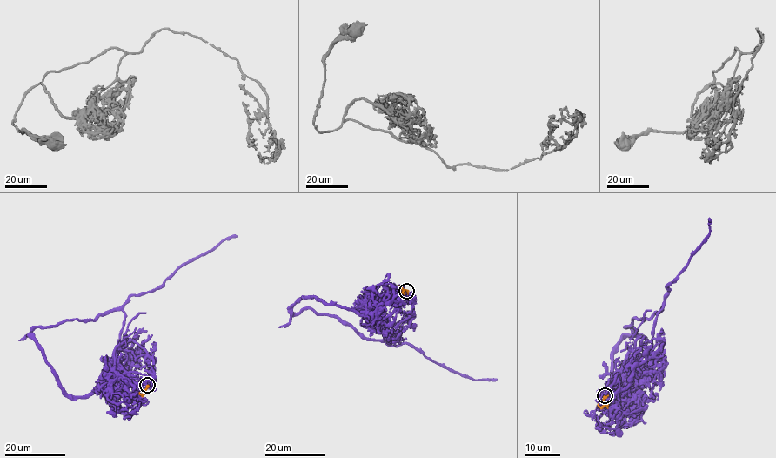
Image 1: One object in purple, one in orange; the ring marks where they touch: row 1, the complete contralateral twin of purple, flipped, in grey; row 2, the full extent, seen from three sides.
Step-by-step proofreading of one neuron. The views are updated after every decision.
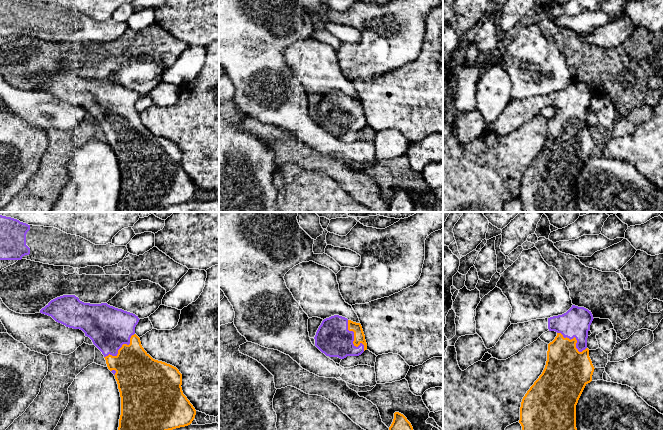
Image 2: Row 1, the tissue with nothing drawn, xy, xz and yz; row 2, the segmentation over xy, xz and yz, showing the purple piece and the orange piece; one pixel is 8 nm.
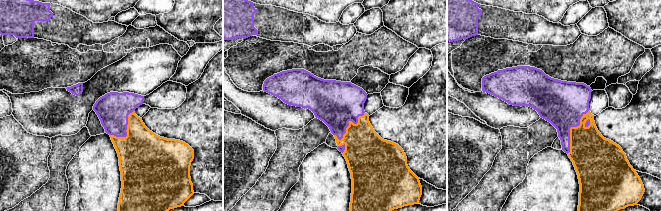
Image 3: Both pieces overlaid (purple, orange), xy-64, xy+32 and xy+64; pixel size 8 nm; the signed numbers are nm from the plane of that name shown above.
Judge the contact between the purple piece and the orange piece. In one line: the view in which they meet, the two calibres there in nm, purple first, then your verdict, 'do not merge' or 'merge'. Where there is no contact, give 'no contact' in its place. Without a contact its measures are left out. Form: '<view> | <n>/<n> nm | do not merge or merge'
xz | 280/90 nm | merge

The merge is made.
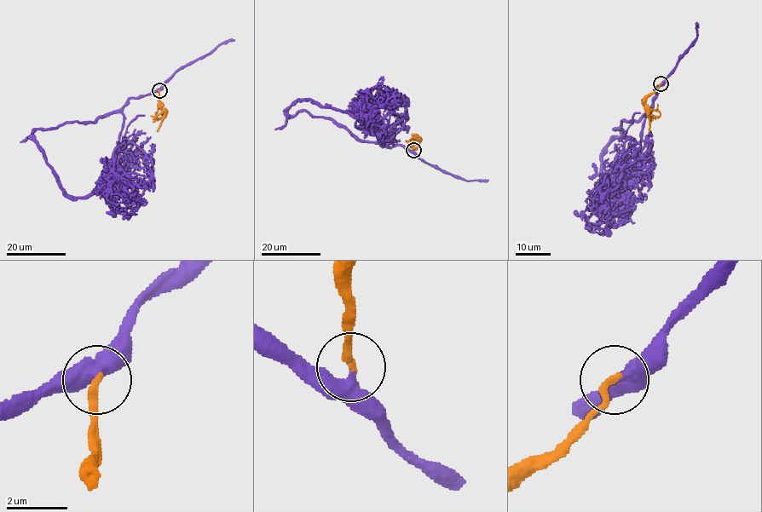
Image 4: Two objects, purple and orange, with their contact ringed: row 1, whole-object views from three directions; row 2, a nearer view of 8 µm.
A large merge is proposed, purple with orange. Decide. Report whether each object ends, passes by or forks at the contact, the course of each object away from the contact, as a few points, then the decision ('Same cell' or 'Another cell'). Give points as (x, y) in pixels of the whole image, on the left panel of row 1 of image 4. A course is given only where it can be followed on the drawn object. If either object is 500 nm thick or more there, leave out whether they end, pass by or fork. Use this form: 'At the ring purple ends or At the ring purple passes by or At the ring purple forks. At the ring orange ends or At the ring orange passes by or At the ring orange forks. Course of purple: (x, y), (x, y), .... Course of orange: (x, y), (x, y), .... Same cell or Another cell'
At the ring purple passes by. At the ring orange ends. Course of purple: (158, 91), (130, 98), (120, 109), (94, 122), (63, 123), (51, 129), (36, 129), (31, 138), (55, 174). Course of orange: (158, 91), (164, 118), (157, 131). Same cell

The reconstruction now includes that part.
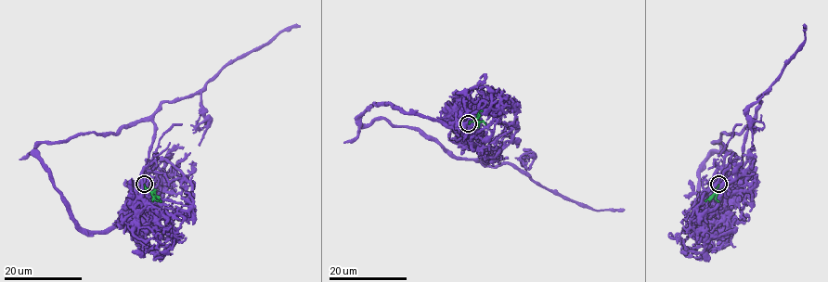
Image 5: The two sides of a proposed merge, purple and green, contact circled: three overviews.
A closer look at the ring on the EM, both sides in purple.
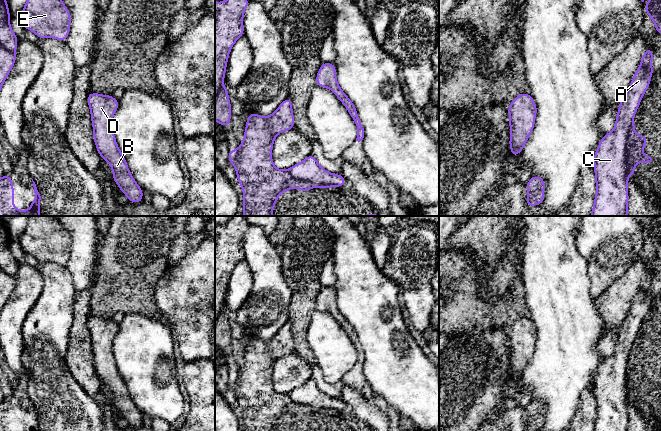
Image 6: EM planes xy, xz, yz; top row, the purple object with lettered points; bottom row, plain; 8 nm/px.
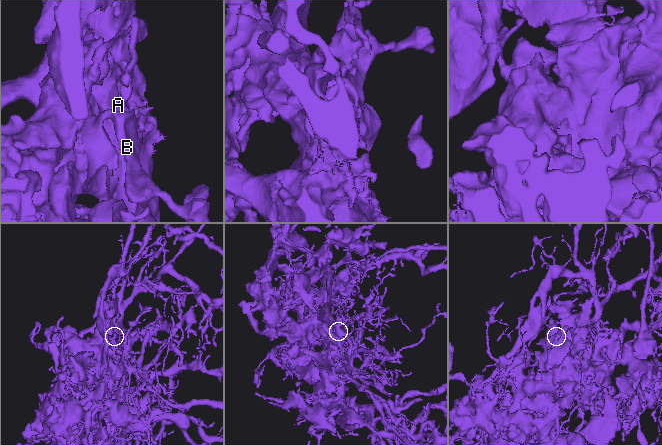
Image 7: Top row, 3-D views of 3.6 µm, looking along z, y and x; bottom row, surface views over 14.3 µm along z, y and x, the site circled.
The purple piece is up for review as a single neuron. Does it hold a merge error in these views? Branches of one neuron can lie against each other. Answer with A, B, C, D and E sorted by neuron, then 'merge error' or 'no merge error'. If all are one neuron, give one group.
A B C D E; no merge error

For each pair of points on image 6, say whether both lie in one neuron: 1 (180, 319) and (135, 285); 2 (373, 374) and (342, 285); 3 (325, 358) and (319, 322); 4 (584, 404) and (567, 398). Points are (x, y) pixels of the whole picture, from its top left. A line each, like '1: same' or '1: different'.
1: different
2: same
3: same
4: different

